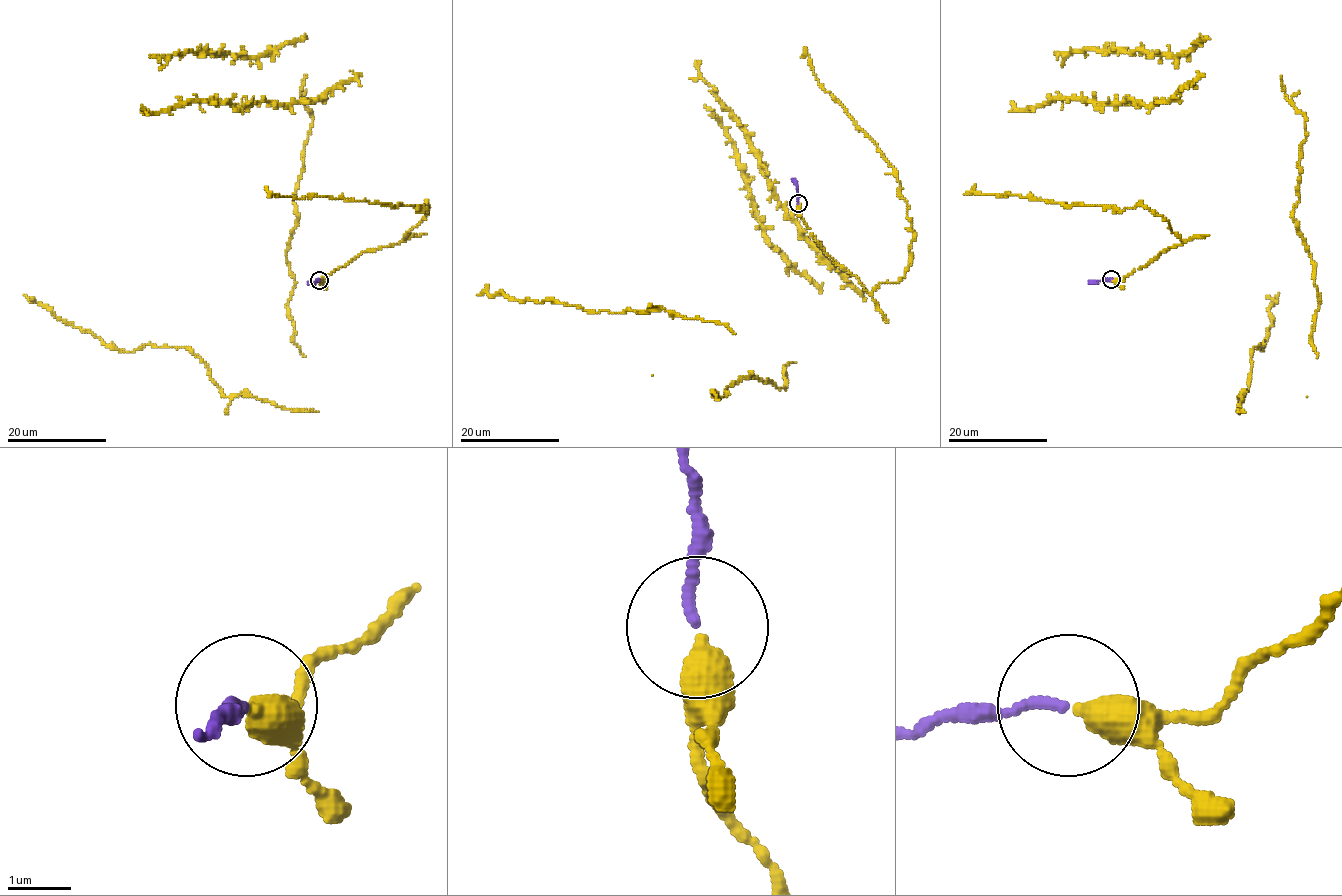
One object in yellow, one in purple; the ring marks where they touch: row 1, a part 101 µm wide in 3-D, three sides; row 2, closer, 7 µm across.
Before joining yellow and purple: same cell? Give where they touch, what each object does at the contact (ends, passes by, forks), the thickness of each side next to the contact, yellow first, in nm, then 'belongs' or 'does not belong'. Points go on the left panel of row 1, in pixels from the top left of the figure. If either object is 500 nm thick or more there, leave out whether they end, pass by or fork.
(319, 280) | yellow ends | purple ends | 460/150 nm | belongs

